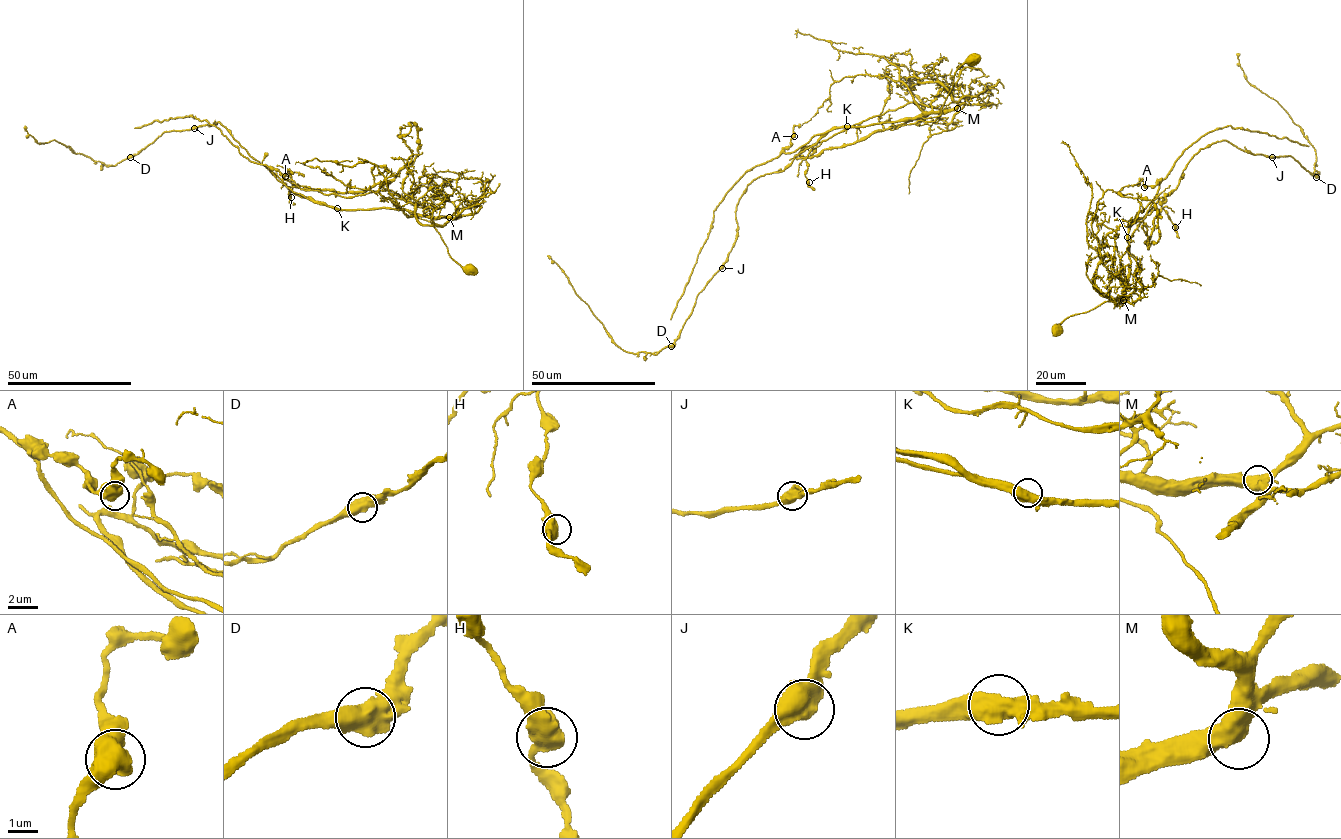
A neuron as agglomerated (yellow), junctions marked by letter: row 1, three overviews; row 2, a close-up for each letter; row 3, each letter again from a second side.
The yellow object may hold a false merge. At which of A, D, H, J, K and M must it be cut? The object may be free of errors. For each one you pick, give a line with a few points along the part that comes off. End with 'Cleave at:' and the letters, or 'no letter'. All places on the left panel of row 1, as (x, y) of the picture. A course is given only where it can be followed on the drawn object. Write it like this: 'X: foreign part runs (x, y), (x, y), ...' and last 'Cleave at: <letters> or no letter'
K: foreign part runs (337, 208), (318, 204), (292, 191), (269, 167), (243, 156), (218, 127), (195, 116), (157, 120), (135, 128)
Cleave at: K

